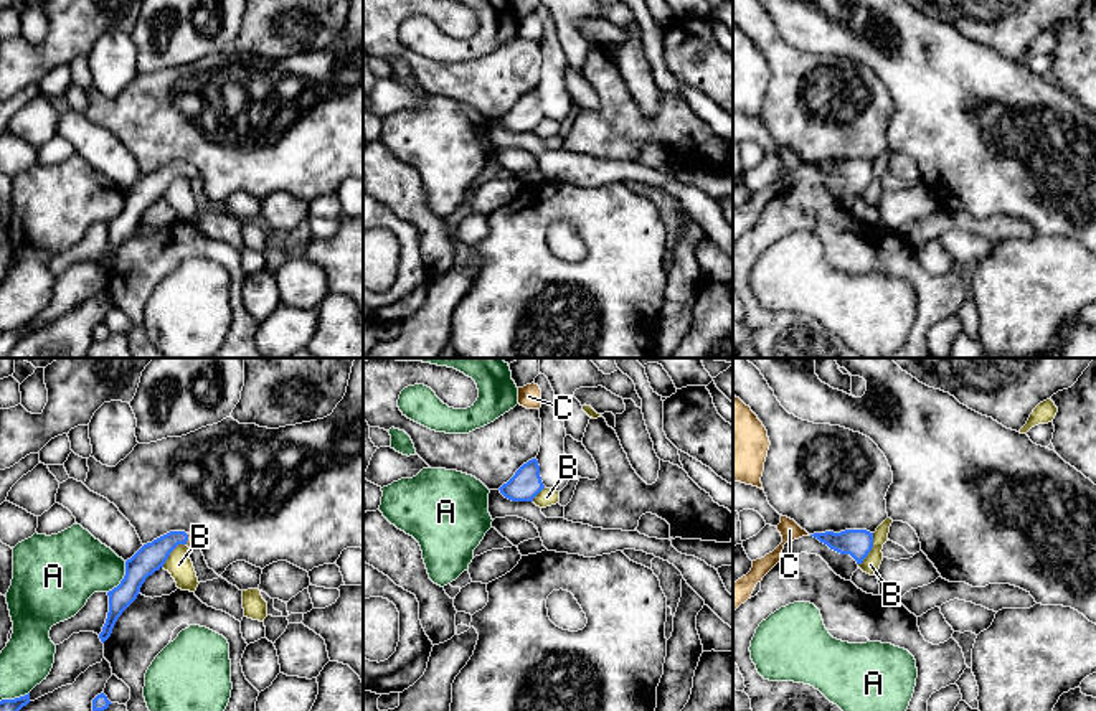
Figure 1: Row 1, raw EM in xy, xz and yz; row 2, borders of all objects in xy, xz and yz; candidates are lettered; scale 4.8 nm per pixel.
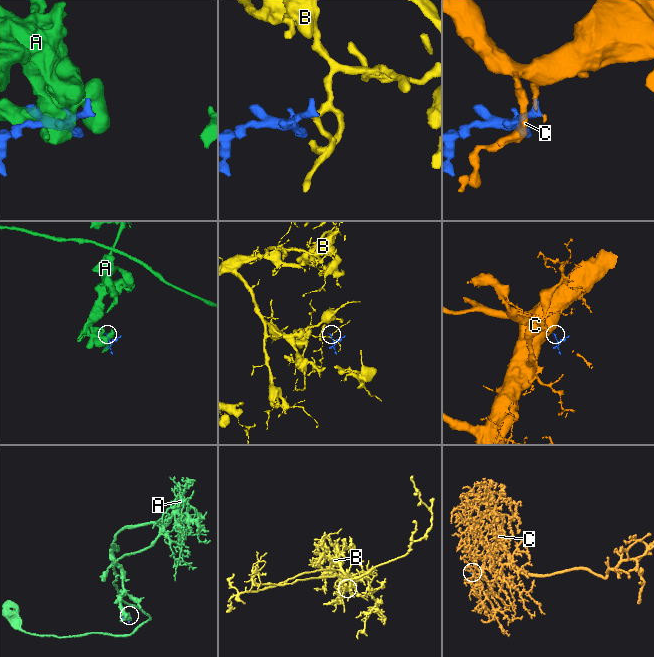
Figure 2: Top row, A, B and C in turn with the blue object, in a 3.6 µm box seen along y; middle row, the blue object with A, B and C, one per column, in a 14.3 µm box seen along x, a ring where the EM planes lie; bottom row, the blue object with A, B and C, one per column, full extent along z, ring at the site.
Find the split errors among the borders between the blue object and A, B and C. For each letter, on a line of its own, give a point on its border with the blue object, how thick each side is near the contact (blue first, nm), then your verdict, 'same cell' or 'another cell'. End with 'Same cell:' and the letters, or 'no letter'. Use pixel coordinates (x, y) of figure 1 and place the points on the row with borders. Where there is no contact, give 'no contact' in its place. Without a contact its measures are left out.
A: xy (124, 578) | 140/320 nm | another cell
B: yz (870, 550) | 140/90 nm | another cell
C: xy (187, 538) | 140/50 nm | same cell
Same cell: C

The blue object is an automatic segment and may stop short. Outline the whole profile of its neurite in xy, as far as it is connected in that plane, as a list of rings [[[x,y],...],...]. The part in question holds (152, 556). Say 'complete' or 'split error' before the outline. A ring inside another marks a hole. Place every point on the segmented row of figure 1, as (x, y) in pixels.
split error; [[[170,531],[152,543],[144,544],[130,559],[125,561],[125,576],[117,587],[107,592],[109,612],[102,632],[99,633],[104,643],[122,612],[137,599],[142,584],[149,576],[163,567],[170,553],[178,546],[187,544],[190,549],[198,548],[196,536],[185,531]]]

